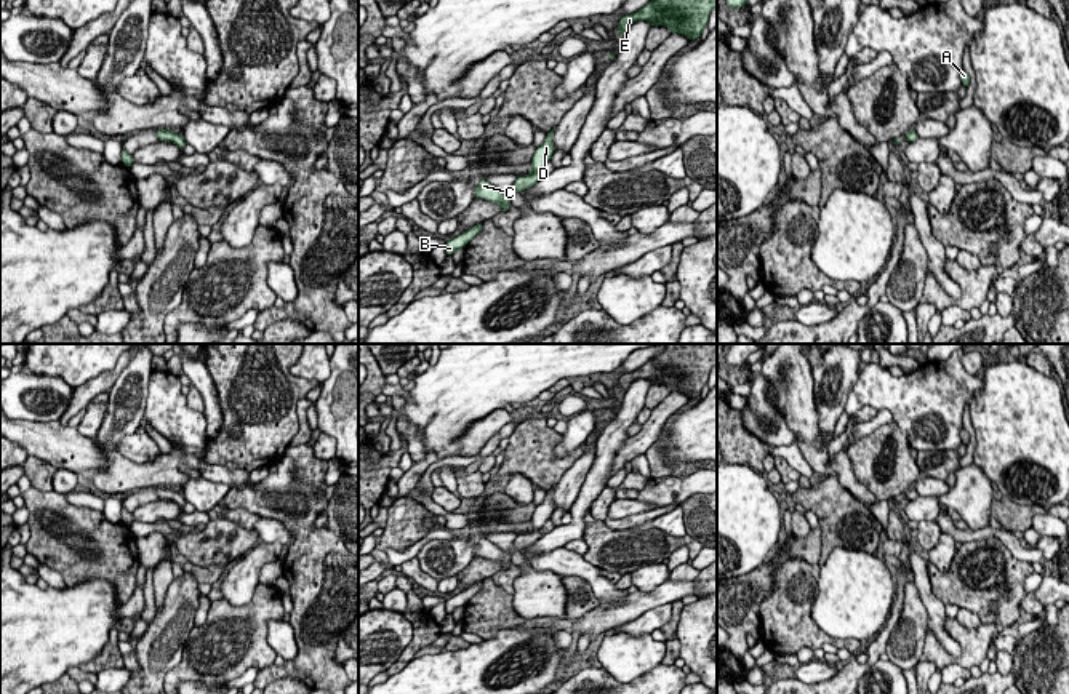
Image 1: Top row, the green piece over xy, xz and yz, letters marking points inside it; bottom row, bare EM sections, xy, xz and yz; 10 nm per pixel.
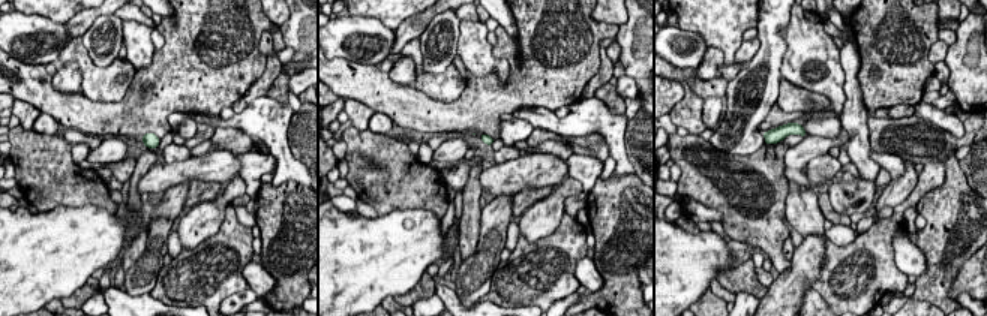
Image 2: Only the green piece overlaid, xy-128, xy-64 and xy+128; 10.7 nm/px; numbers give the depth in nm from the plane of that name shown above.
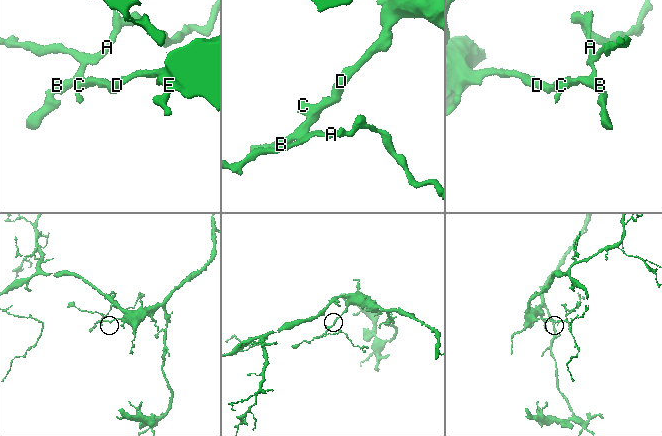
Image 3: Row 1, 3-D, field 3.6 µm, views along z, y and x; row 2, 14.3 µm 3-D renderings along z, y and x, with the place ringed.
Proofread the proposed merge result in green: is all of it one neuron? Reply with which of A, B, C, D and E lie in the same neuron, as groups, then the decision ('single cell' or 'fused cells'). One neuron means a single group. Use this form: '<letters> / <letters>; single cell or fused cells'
A B C D E; single cell

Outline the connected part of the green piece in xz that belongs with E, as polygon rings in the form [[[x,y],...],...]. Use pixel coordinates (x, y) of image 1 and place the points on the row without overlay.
[[[666,344],[663,353],[634,373],[623,374],[616,390],[621,397],[635,379],[647,379],[651,385],[664,384],[671,392],[679,390],[691,400],[701,395],[714,366],[717,366],[717,344]]]

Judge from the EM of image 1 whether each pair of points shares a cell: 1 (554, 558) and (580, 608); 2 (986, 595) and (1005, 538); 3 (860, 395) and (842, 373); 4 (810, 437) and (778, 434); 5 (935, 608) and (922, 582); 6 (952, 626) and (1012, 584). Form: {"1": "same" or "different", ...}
{"1": "different", "2": "different", "3": "different", "4": "different", "5": "same", "6": "different"}

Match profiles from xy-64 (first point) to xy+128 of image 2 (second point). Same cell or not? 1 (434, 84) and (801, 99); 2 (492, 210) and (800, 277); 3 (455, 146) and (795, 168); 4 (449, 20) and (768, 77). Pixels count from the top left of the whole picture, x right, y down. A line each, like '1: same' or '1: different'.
1: same
2: same
3: same
4: same

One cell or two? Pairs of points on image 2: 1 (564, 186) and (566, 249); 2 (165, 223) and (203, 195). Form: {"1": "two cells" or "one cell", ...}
{"1": "two cells", "2": "two cells"}

